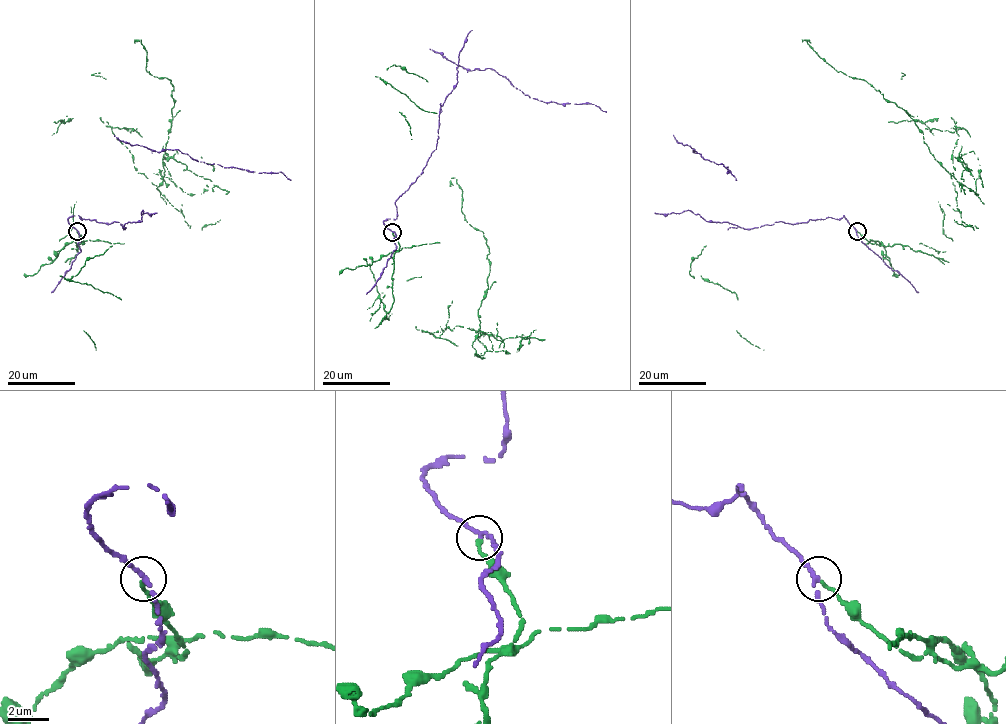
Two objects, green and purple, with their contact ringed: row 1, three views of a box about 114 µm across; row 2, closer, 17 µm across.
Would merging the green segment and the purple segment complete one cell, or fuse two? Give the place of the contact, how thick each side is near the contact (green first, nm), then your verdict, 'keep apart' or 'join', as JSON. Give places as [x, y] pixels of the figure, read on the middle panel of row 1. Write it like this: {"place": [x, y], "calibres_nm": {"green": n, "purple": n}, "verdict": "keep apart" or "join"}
{"place": [392, 232], "calibres_nm": {"green": 190, "purple": 220}, "verdict": "keep apart"}

